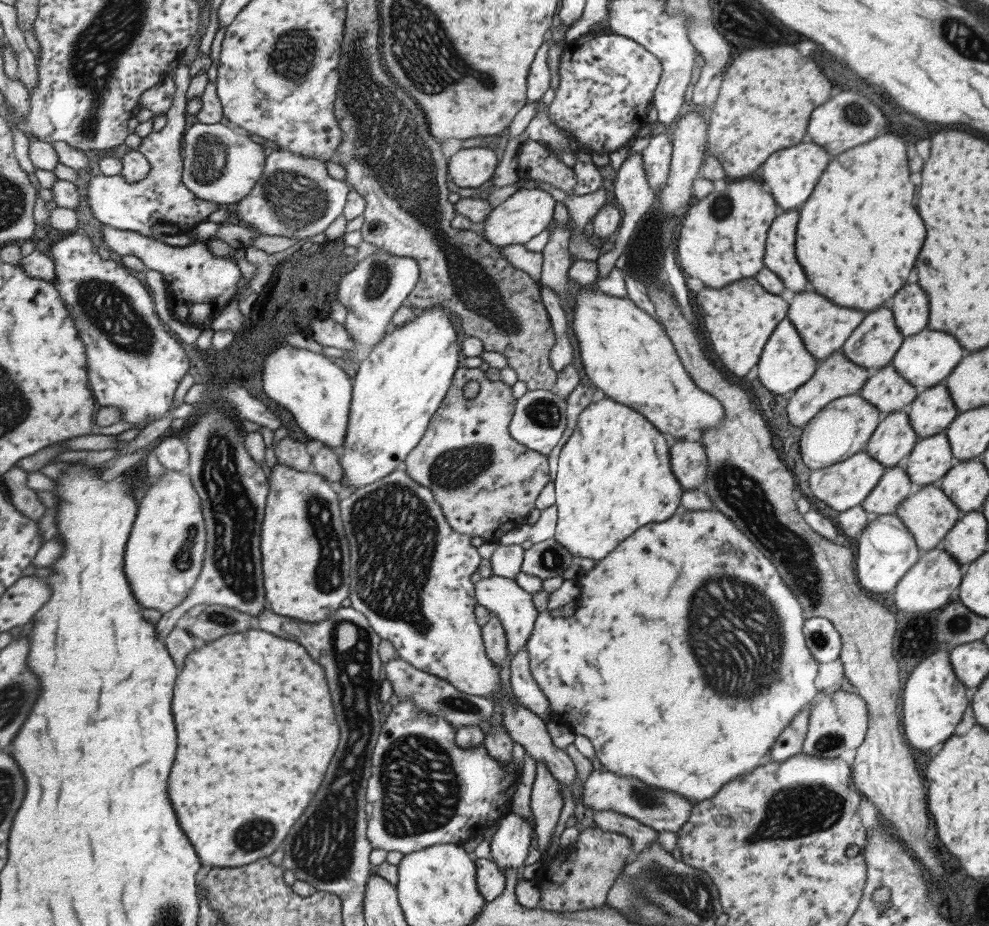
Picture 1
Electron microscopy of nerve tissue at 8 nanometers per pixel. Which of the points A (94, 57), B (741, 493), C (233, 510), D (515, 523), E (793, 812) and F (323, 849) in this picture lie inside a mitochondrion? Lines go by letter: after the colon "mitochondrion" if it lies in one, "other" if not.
A: mitochondrion
B: mitochondrion
C: mitochondrion
D: other
E: mitochondrion
F: mitochondrion

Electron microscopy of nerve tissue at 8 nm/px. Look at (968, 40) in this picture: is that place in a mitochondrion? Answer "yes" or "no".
yes

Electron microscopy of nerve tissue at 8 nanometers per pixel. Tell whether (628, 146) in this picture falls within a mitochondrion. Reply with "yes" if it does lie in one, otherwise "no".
no

